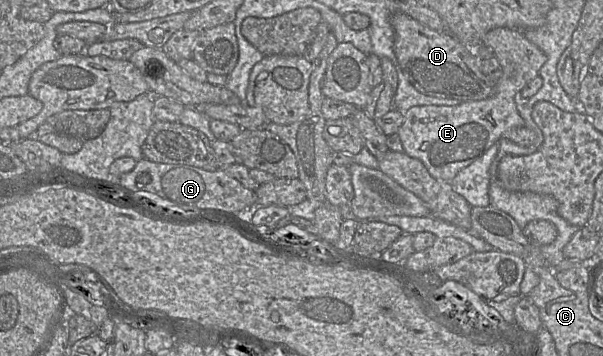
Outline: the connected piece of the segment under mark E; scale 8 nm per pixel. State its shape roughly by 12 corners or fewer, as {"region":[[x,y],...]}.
{"region":[[518,29],[480,43],[502,68],[493,93],[454,106],[413,106],[403,151],[451,182],[501,138],[535,133],[516,95],[546,54]]}

